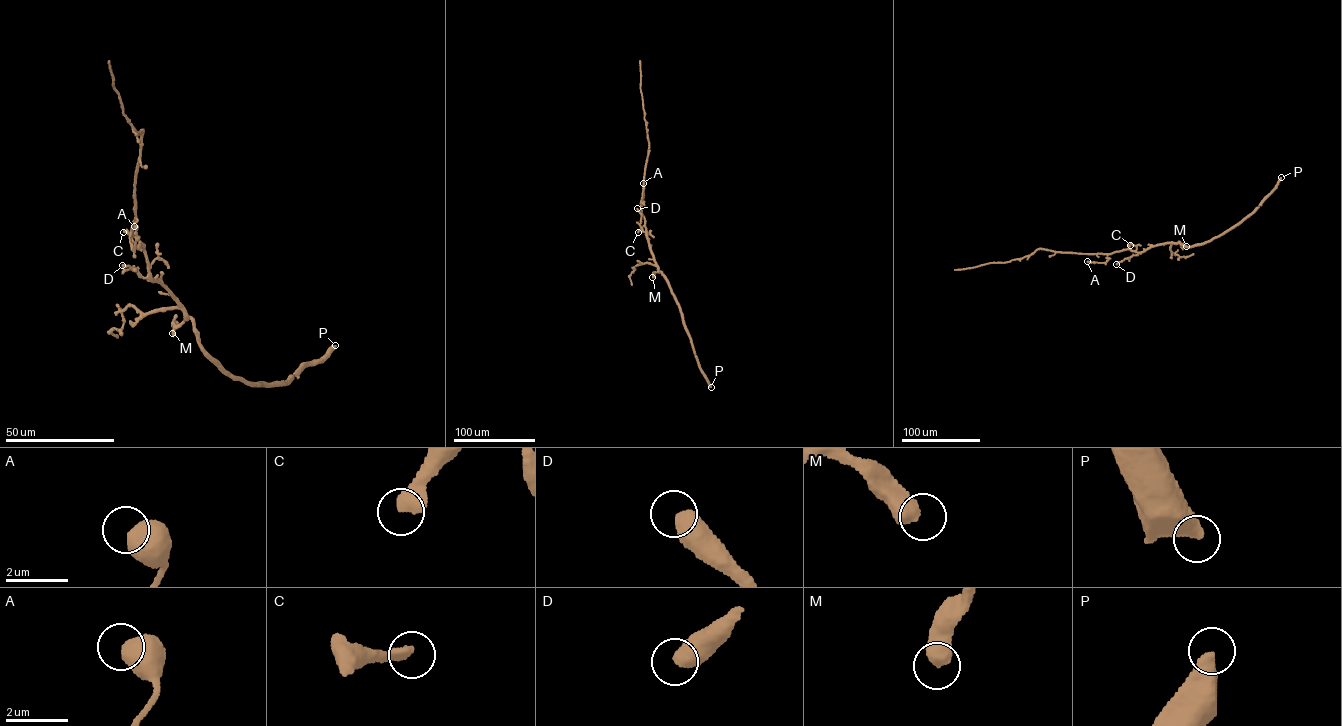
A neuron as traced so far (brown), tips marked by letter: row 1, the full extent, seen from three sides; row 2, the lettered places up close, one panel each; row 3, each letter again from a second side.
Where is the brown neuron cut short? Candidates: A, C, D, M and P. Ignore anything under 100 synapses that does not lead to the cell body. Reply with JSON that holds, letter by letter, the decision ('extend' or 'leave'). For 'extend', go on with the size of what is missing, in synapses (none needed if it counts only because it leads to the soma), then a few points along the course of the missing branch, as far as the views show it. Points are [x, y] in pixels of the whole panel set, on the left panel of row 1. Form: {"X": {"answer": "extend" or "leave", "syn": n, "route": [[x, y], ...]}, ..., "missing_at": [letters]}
{"A": {"answer": "leave"}, "C": {"answer": "leave"}, "D": {"answer": "leave"}, "M": {"answer": "leave"}, "P": {"answer": "leave"}, "missing_at": []}

